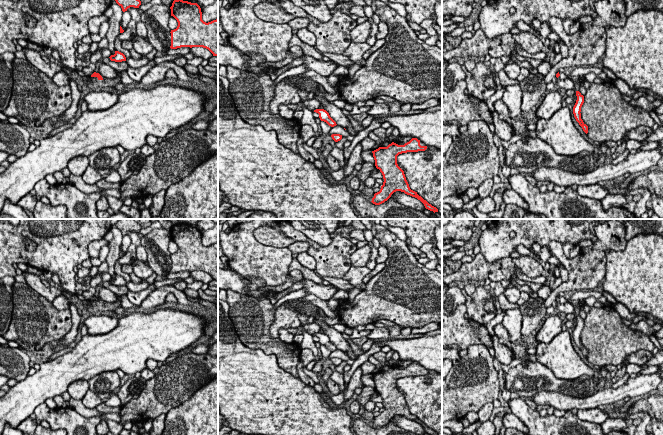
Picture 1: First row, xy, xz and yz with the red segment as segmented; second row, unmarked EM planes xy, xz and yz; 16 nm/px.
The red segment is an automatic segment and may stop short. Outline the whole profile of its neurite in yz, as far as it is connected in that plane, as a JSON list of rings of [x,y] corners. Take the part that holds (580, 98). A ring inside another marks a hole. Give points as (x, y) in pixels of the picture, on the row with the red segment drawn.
[[[576,91],[577,100],[573,107],[573,114],[576,119],[576,121],[579,123],[579,125],[582,127],[583,131],[587,134],[588,133],[588,126],[583,122],[581,119],[581,107],[584,103],[584,96],[579,92]]]

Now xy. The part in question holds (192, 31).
[[[174,0],[172,3],[171,16],[173,16],[178,26],[171,30],[171,49],[181,47],[203,47],[208,49],[213,56],[218,56],[218,19],[211,22],[202,20],[201,8],[197,3],[191,3],[183,0]]]

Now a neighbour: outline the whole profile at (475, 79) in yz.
[[[477,62],[472,71],[468,71],[465,65],[461,66],[466,74],[468,94],[482,101],[487,100],[495,94],[495,89],[488,89],[484,86],[487,76],[491,76],[495,82],[496,73],[492,72],[483,62]]]

